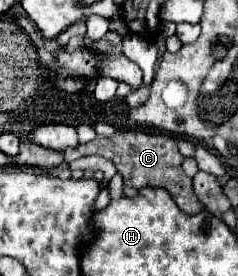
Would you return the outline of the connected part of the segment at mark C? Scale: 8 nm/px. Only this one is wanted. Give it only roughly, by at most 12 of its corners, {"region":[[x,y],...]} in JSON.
{"region":[[118,131],[64,151],[102,155],[124,195],[164,187],[184,213],[204,209],[180,167],[176,137]]}

